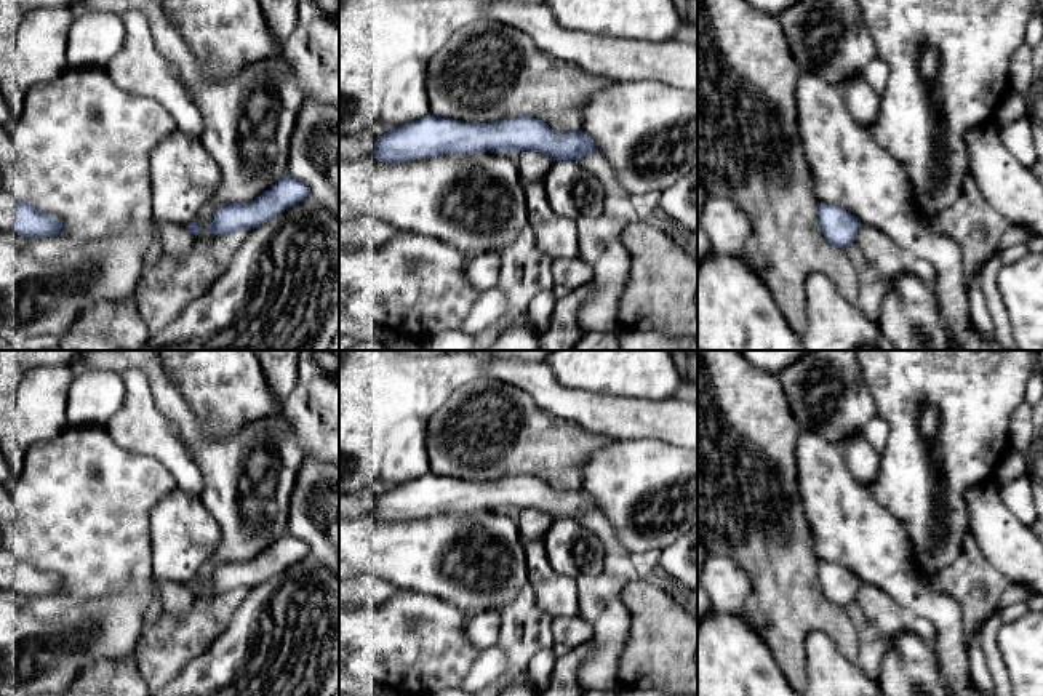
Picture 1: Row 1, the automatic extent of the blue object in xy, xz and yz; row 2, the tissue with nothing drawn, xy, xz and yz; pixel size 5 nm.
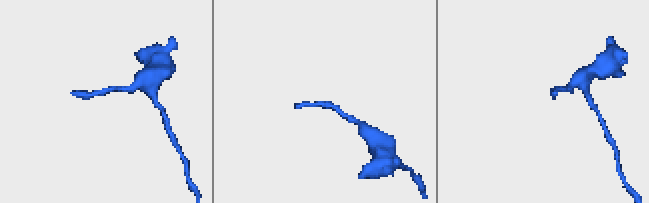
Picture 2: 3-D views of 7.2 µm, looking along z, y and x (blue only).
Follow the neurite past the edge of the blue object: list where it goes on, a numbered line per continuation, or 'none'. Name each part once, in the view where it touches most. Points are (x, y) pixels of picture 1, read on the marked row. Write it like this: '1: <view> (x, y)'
1: xy (8, 204)

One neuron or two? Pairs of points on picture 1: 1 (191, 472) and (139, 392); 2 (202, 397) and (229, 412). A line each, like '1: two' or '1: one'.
1: one
2: one

